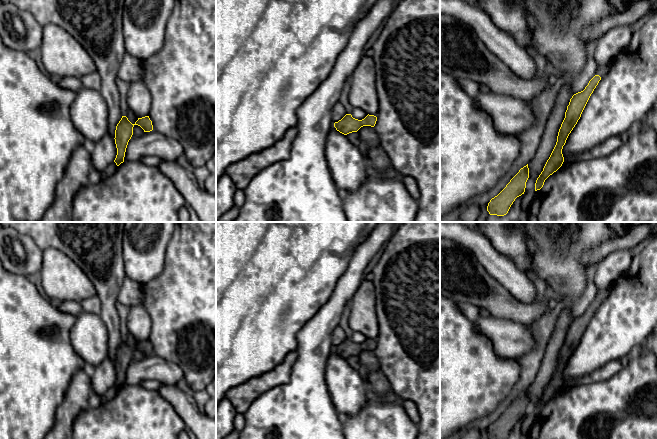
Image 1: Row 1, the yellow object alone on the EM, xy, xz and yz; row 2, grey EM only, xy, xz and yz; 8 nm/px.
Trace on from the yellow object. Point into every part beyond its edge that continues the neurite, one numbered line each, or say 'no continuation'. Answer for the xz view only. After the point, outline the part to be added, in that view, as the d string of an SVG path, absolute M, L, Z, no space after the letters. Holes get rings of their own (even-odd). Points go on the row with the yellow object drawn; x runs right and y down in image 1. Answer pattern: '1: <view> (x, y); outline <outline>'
1: xz (353, 137); outline M358 132L349 133L349 134L346 135L346 137L348 138L348 140L352 144L354 144L356 146L358 146L360 144L360 142L361 142Z

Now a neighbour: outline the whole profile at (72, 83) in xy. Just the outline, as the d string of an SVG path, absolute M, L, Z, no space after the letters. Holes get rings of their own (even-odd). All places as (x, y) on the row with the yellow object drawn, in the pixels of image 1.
M73 76L65 77L62 79L57 80L59 86L65 89L73 90L73 91L78 91L83 87L82 82L80 78L76 78Z

